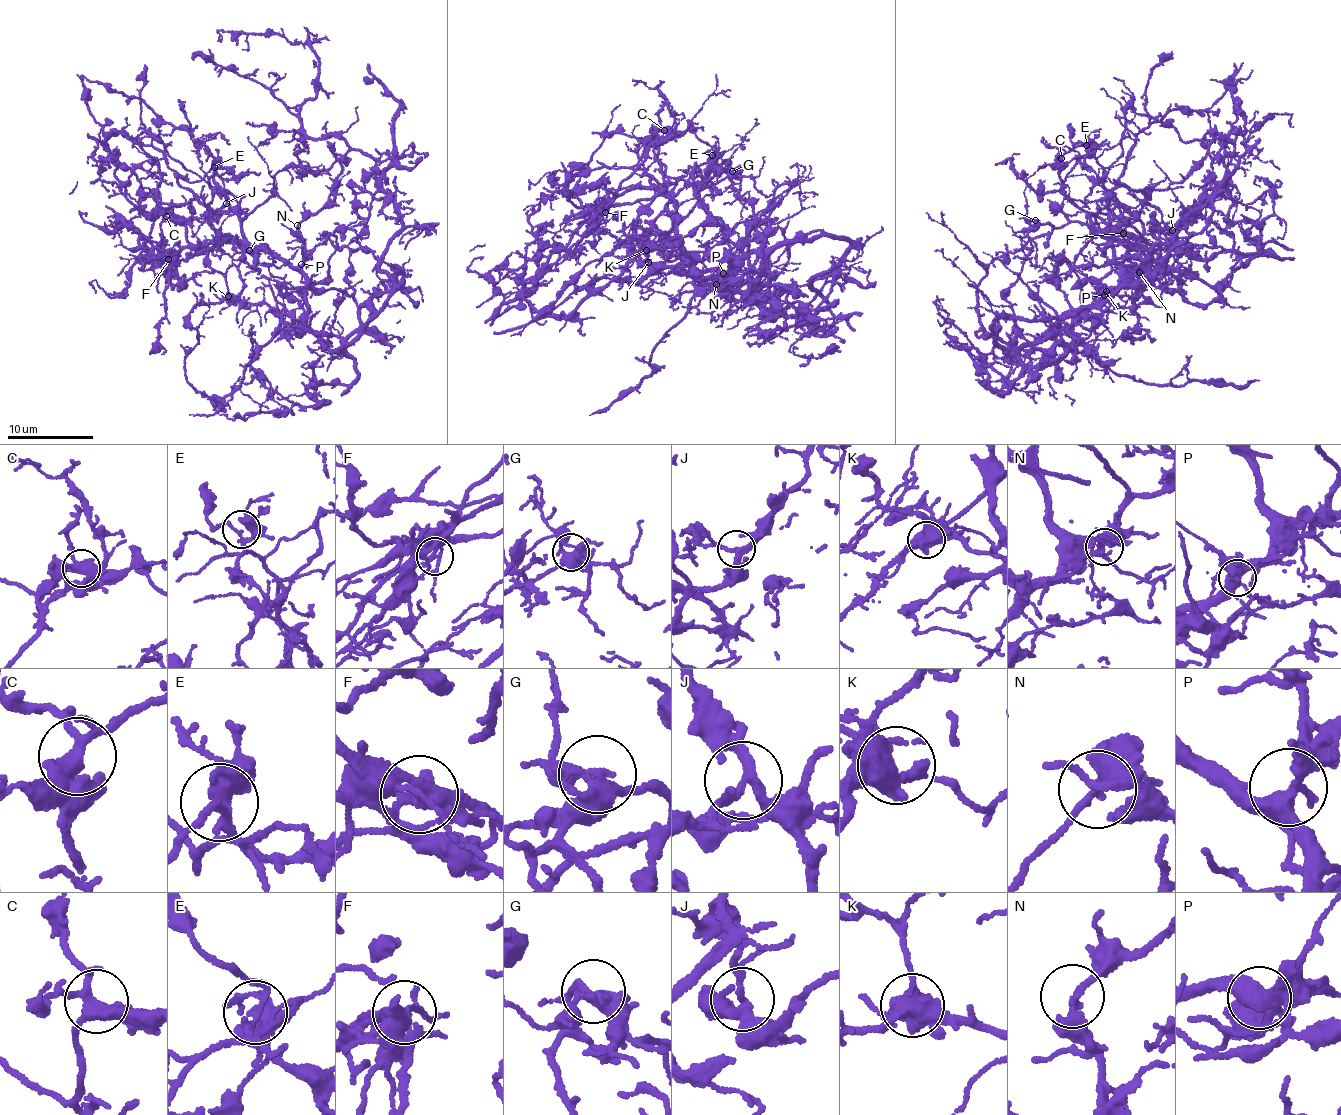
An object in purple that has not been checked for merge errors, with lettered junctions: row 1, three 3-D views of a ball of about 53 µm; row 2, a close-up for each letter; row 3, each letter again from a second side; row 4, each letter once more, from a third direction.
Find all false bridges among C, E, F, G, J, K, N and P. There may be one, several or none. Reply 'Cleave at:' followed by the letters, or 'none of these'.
Cleave at: F

